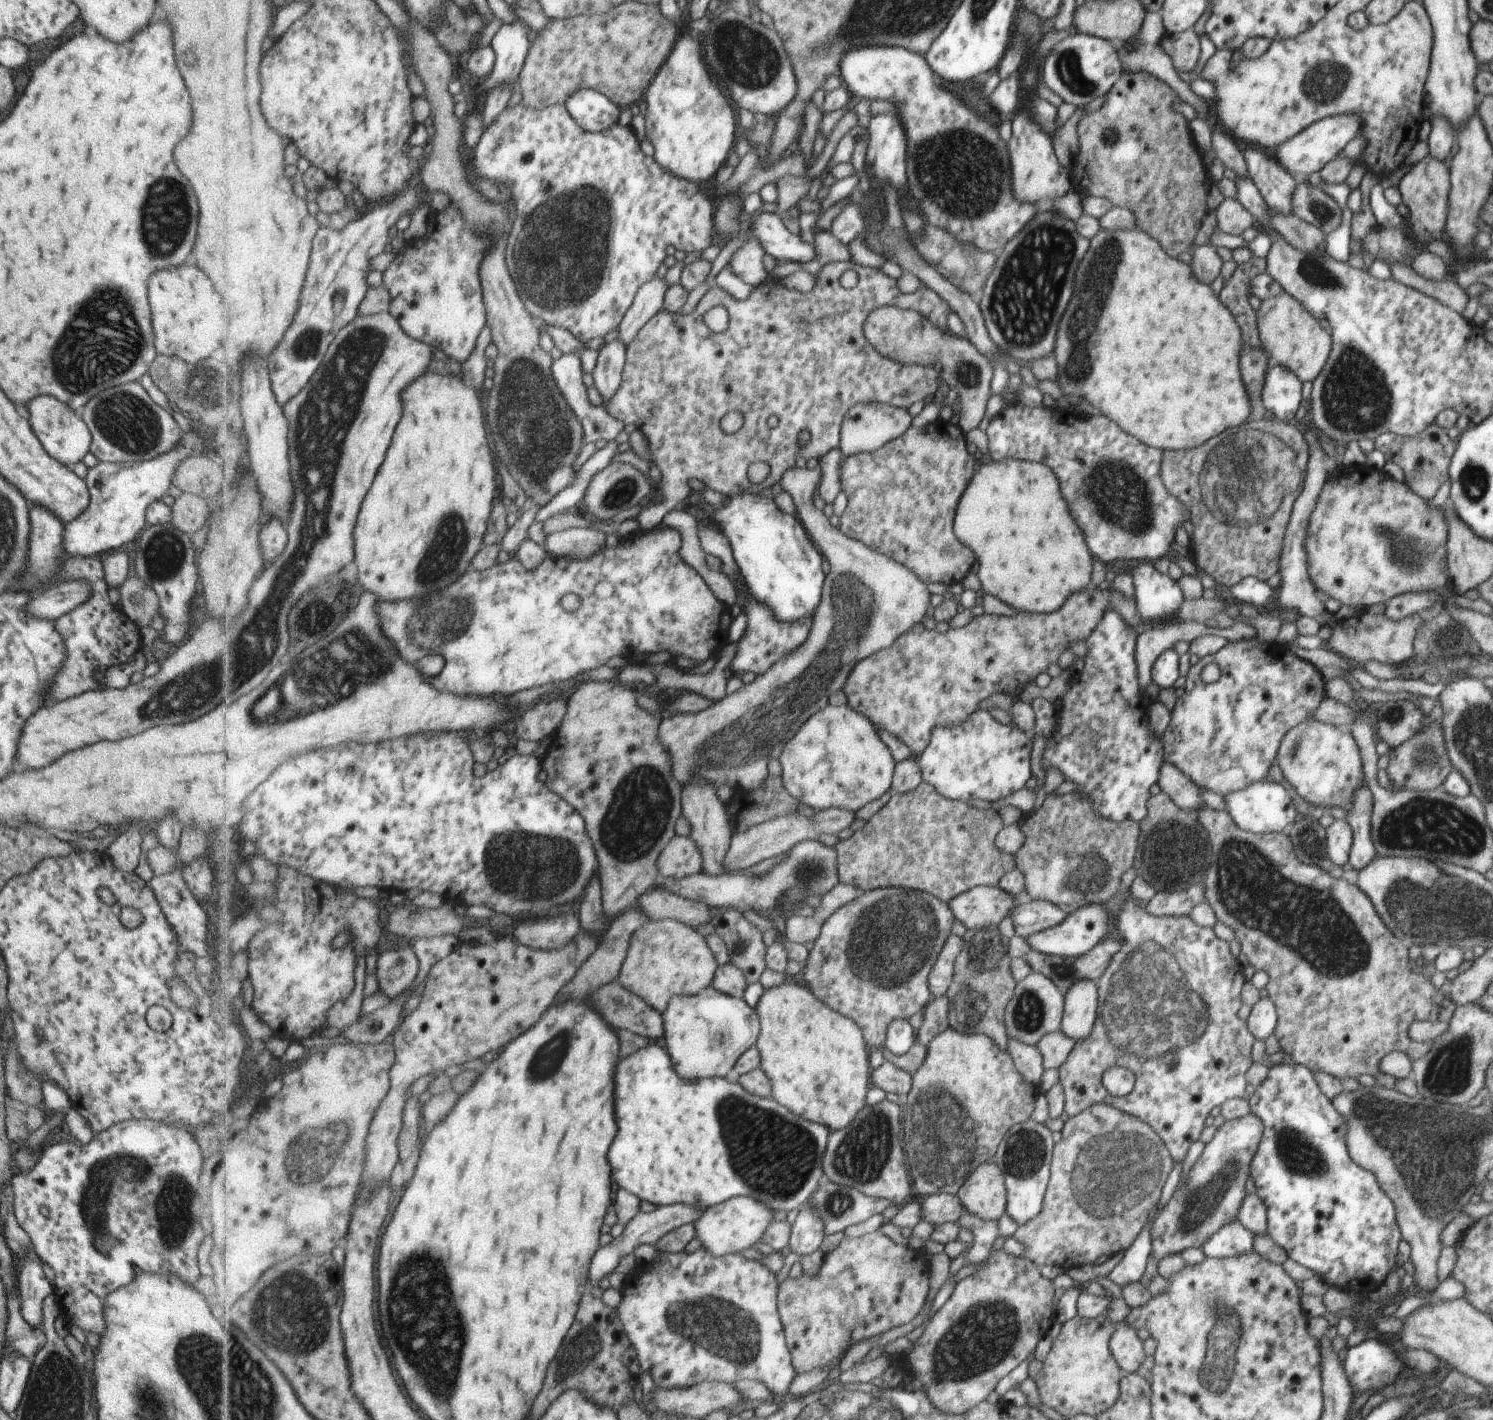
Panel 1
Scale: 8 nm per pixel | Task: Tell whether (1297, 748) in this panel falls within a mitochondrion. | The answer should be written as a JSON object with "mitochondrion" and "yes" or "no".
{"mitochondrion":"yes"}

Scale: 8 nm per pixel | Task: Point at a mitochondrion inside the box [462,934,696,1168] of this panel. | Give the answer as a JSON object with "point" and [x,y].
{"point":[556,1049]}

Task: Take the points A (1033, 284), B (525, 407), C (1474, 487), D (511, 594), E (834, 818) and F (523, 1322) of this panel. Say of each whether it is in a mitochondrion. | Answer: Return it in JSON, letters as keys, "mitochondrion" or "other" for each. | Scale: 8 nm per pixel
{"A":"mitochondrion","B":"mitochondrion","C":"mitochondrion","D":"other","E":"other","F":"other"}

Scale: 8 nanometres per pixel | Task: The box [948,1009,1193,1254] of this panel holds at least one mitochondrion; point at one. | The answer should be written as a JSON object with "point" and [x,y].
{"point":[1114,1172]}

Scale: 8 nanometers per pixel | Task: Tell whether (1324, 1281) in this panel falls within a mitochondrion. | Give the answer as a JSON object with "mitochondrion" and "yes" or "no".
{"mitochondrion":"no"}

